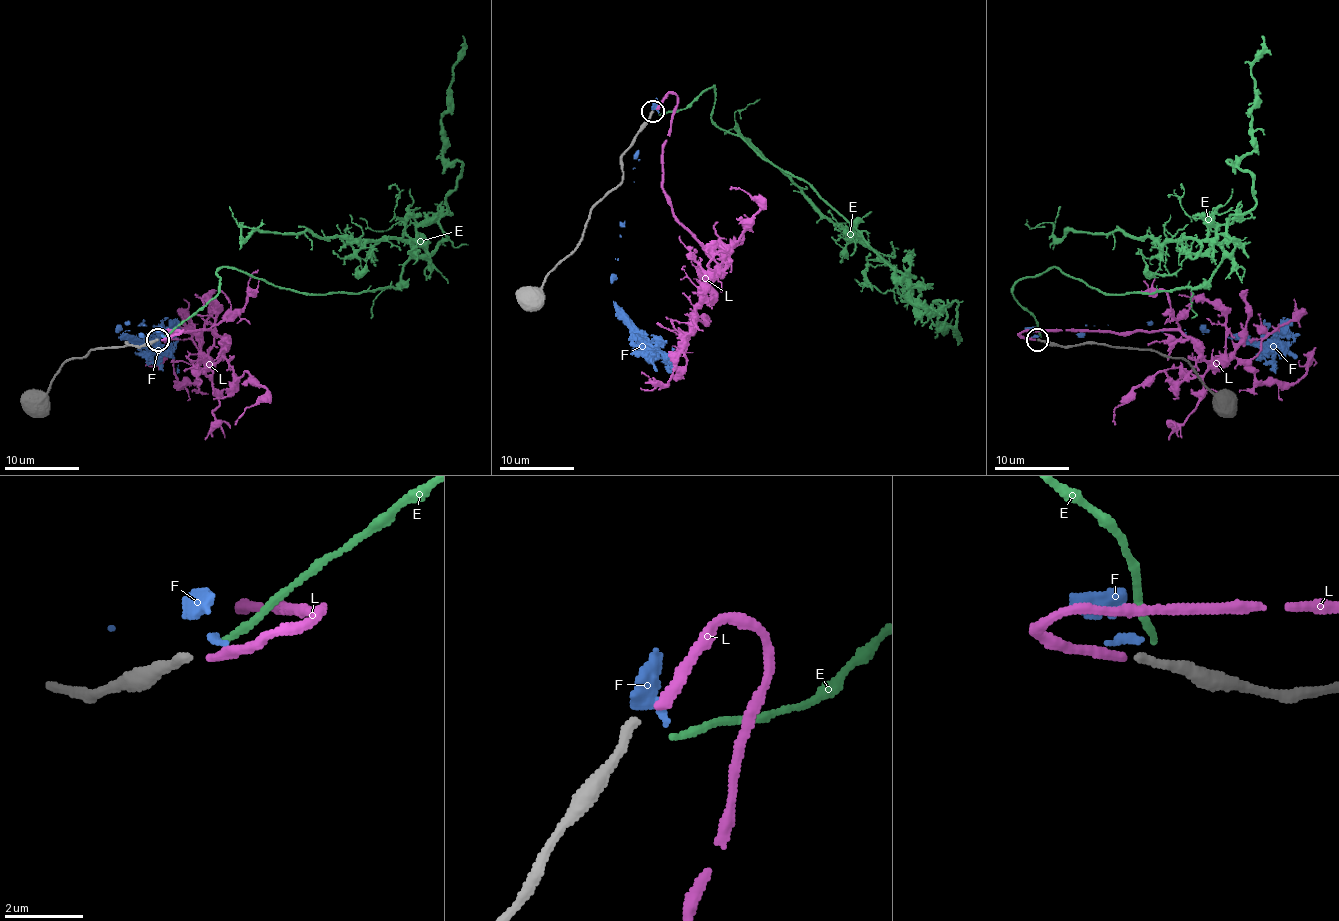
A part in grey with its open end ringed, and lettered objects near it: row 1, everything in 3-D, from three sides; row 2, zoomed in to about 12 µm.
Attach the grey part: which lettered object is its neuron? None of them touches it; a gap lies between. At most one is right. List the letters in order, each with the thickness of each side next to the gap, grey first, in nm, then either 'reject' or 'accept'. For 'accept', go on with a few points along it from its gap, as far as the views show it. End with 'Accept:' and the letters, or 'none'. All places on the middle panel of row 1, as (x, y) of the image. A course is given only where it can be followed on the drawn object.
E: calibres 240 and 180 nm; reject
F: calibres 240 and 180 nm; reject
L: calibres 240 and 280 nm; accept; course (656, 108), (676, 95), (663, 192), (715, 276), (669, 382), (641, 373)
Accept: L

